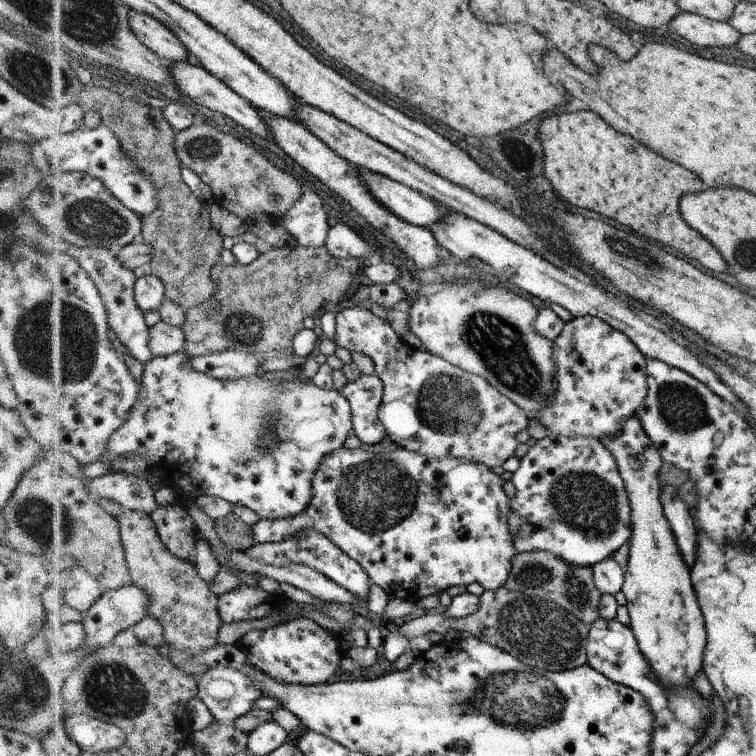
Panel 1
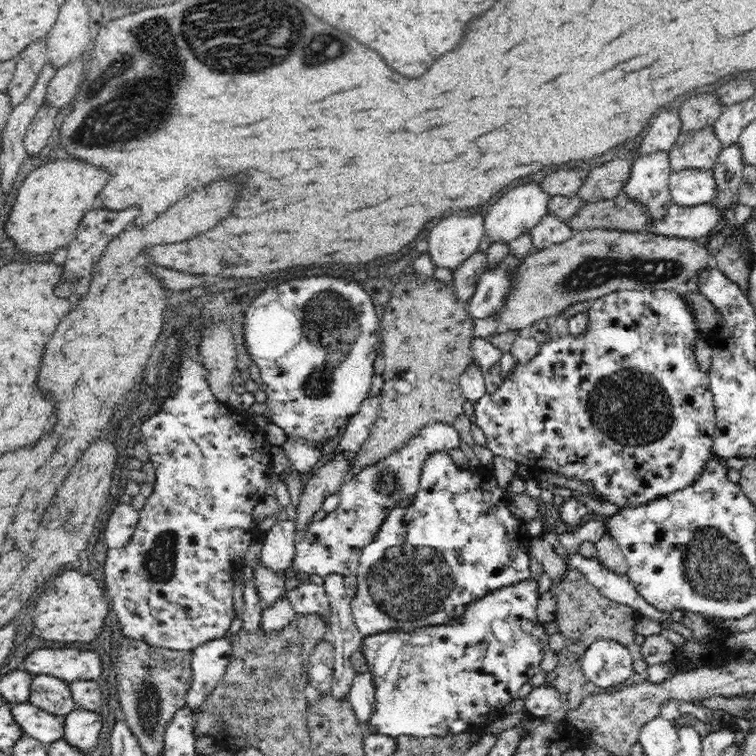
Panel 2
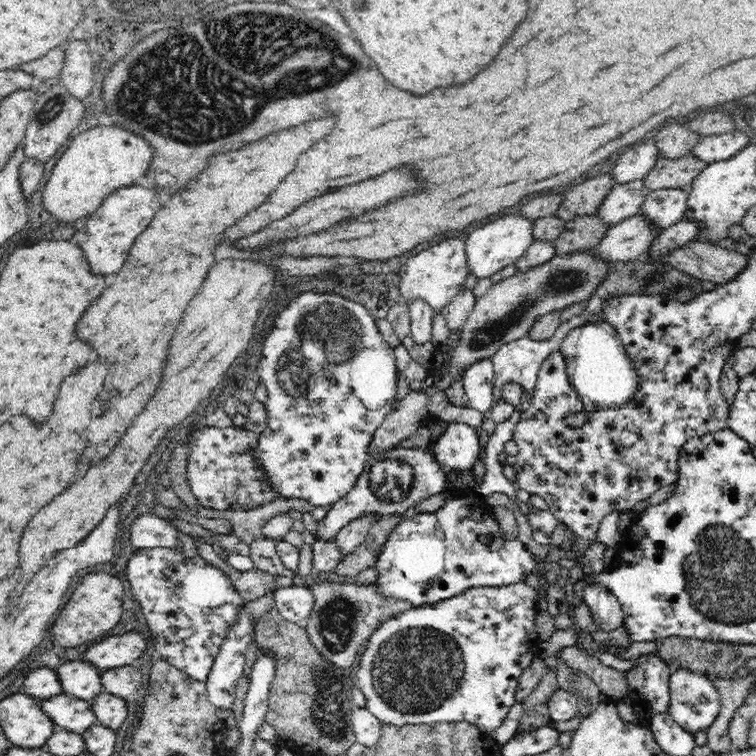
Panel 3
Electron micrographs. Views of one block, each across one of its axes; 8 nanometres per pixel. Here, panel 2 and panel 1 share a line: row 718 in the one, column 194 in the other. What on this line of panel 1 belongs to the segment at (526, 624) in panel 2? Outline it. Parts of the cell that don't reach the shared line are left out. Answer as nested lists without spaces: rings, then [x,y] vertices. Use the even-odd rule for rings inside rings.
[[[187,352],[156,357],[152,362],[145,364],[140,399],[136,402],[136,407],[132,408],[128,423],[125,423],[124,427],[115,433],[115,436],[112,436],[109,452],[104,454],[102,462],[112,464],[111,472],[136,474],[140,478],[150,480],[154,490],[157,486],[177,489],[179,492],[176,494],[174,504],[180,504],[186,510],[190,507],[187,497],[198,500],[201,496],[216,496],[216,498],[224,498],[224,500],[232,502],[234,506],[248,506],[248,508],[252,508],[254,512],[260,514],[260,518],[268,518],[268,520],[282,520],[300,516],[300,512],[304,512],[306,508],[310,507],[314,499],[313,480],[316,472],[319,471],[323,460],[328,455],[344,447],[346,438],[354,431],[354,418],[351,416],[350,402],[336,389],[323,390],[312,382],[304,382],[303,378],[301,380],[268,378],[265,373],[244,376],[240,380],[238,378],[236,380],[219,380],[192,368],[192,360],[190,360]],[[272,438],[278,438],[276,444],[272,444]]]

